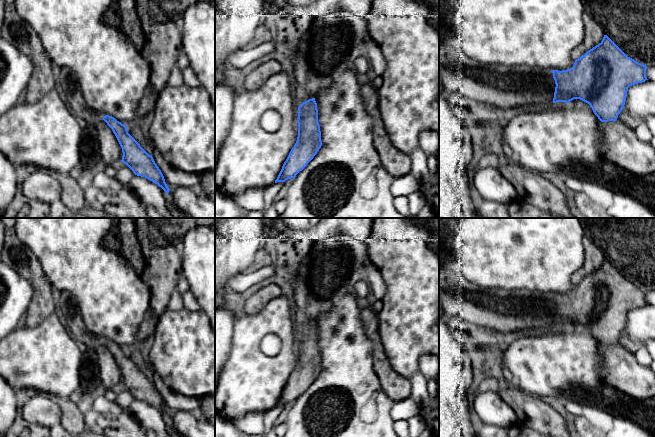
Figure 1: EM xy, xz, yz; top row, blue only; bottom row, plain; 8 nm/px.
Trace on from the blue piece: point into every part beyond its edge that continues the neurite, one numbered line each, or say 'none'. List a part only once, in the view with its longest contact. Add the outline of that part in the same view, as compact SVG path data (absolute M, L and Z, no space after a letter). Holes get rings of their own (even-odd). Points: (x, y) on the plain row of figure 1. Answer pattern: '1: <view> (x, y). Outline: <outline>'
1: yz (522, 311). Outline: M439 266L439 302L449 321L484 326L503 333L543 333L552 330L555 304L550 293L488 289L467 280L455 269Z

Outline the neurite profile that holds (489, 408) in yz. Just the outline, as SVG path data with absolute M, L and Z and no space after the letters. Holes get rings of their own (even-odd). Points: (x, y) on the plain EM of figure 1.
M497 392L480 393L470 399L470 406L475 421L501 428L509 428L517 423L513 409Z

